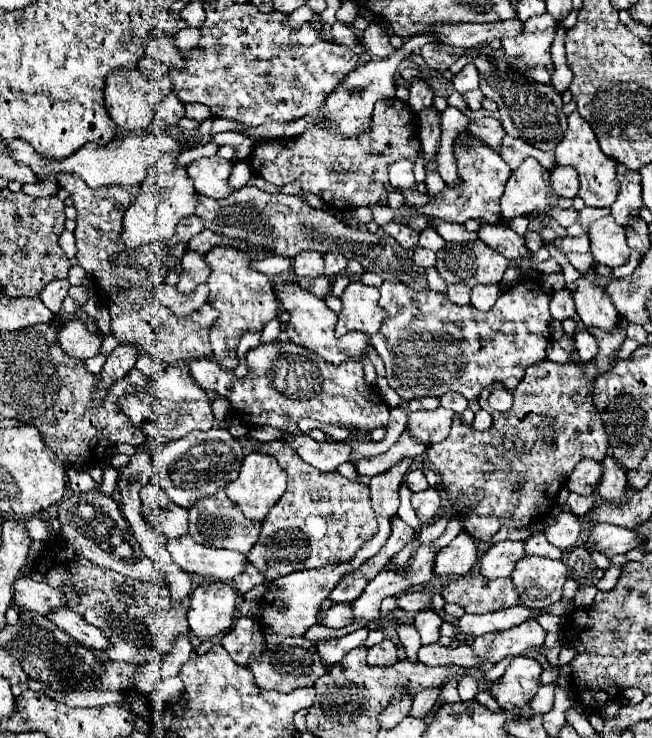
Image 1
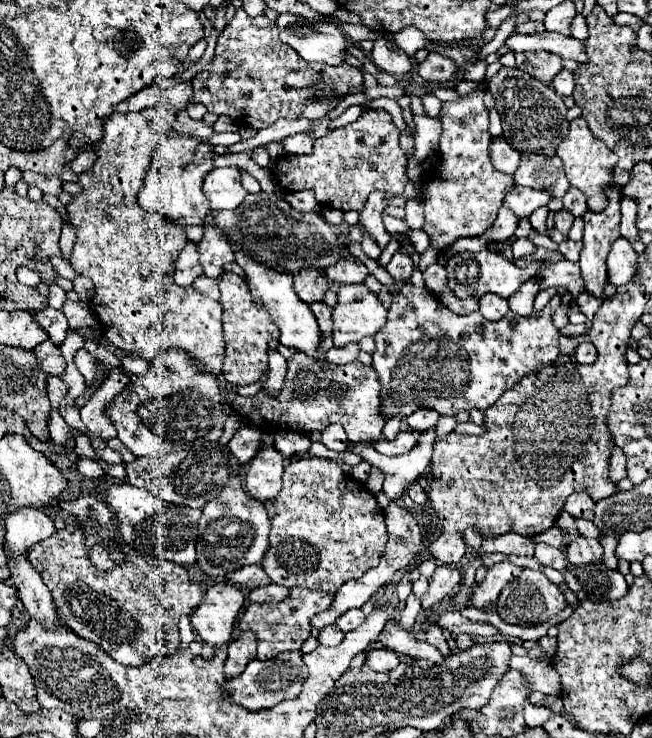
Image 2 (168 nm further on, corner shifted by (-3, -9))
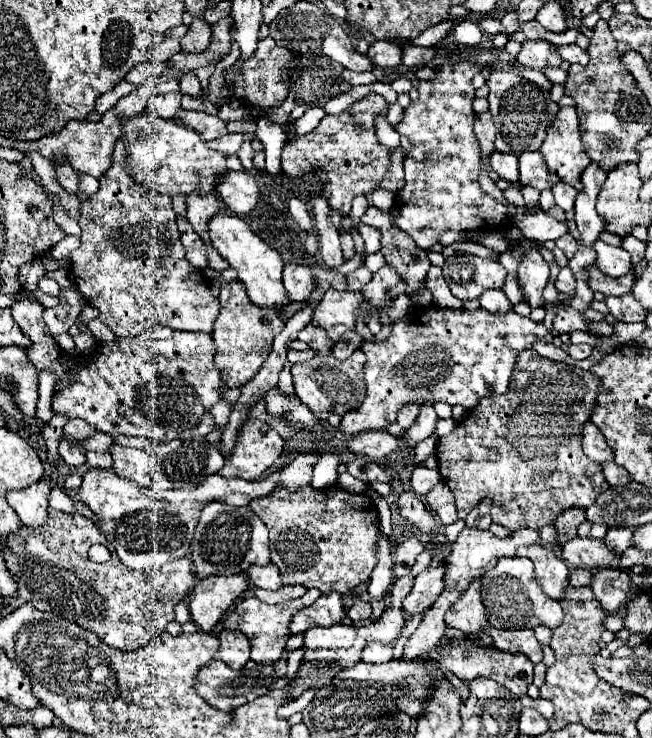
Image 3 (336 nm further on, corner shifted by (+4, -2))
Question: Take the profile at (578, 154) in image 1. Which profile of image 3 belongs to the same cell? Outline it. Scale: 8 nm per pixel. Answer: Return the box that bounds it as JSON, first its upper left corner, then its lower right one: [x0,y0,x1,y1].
[541,106,591,192]

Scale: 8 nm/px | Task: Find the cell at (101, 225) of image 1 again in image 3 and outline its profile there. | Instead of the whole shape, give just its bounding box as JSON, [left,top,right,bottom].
[69,138,219,338]

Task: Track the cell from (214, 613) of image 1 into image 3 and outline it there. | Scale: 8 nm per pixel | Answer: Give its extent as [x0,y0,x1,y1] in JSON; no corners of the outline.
[189,574,249,632]

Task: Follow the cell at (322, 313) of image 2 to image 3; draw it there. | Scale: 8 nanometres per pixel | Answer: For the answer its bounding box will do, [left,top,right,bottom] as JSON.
[299,322,333,354]

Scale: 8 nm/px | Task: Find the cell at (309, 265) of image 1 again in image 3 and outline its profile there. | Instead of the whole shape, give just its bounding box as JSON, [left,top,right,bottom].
[283,262,317,302]

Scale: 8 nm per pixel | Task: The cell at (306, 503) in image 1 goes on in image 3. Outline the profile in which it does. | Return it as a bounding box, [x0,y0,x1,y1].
[249,484,381,594]

